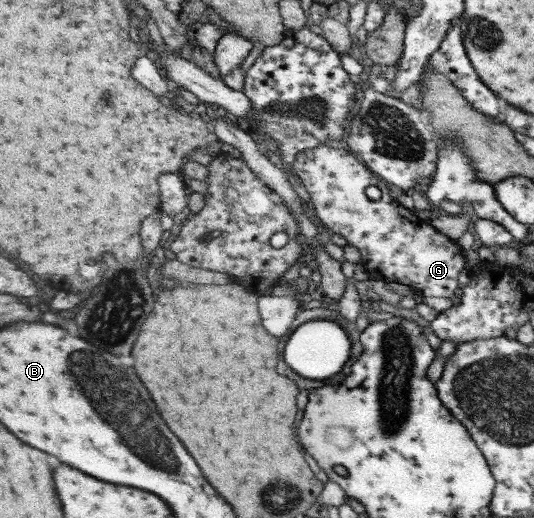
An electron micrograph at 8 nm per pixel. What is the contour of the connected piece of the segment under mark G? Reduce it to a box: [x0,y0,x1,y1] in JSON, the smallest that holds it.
[294,145,471,298]

